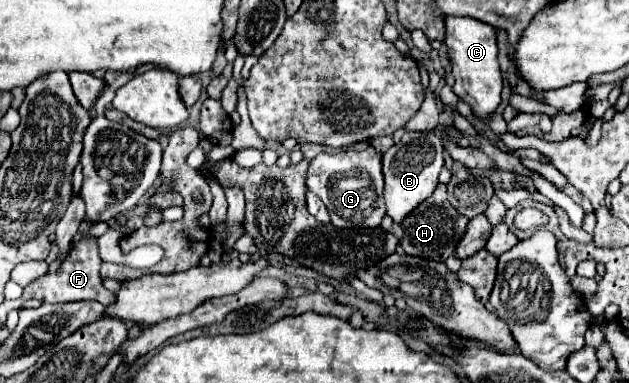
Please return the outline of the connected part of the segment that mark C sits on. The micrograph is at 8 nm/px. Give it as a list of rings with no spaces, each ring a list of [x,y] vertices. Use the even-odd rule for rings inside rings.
[[[447,16],[445,18],[445,46],[453,66],[455,76],[455,94],[471,104],[473,114],[485,118],[489,116],[501,102],[503,78],[497,62],[497,36],[491,24],[483,24],[481,20],[471,20],[471,16]]]

